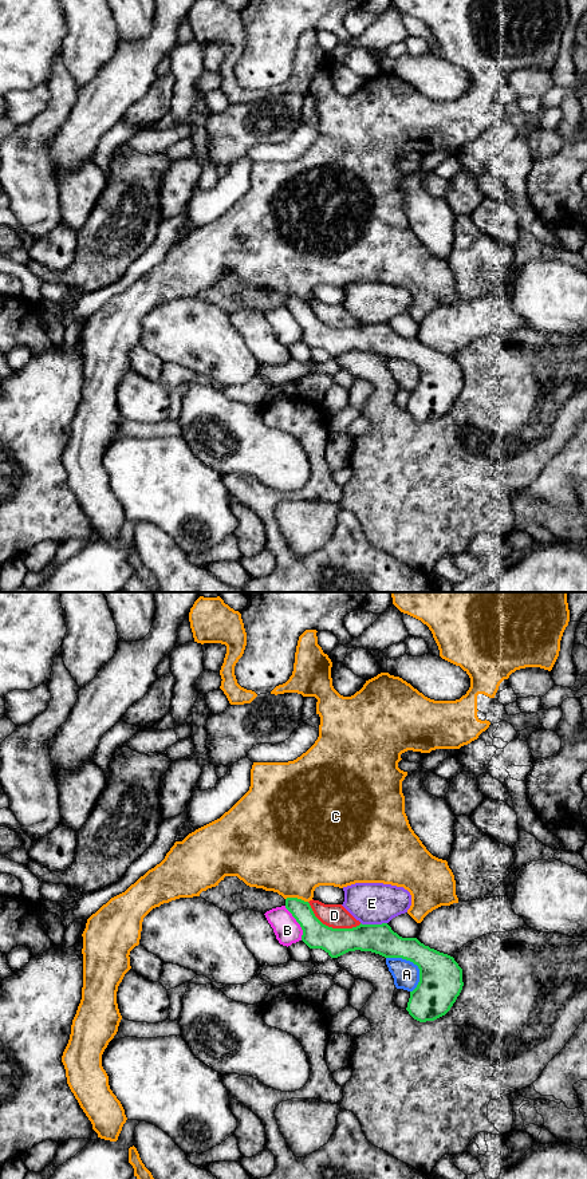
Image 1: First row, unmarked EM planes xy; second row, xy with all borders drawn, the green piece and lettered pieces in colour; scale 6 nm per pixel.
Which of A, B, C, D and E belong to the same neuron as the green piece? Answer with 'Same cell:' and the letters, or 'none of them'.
Same cell: none of them

